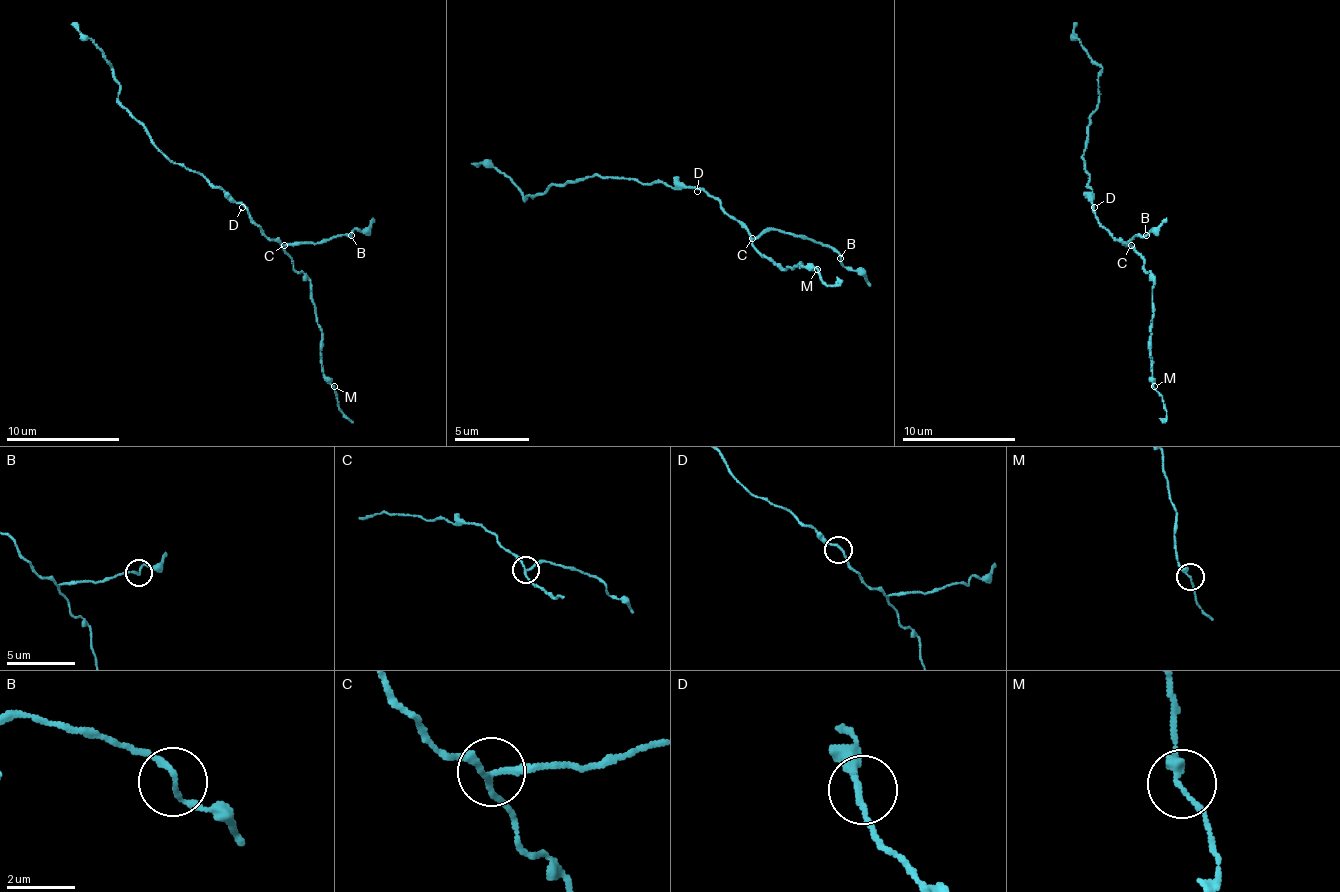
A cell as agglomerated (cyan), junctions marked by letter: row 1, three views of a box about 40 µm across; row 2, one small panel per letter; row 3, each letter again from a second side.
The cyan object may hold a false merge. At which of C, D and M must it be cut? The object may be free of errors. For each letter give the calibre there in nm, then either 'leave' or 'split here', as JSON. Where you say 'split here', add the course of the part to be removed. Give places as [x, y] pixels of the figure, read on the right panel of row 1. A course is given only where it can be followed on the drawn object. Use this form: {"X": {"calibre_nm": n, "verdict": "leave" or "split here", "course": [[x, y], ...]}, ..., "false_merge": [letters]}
{"C": {"calibre_nm": 150, "verdict": "split here", "course": [[1131, 244], [1123, 244], [1134, 235], [1154, 230], [1165, 218]]}, "D": {"calibre_nm": 150, "verdict": "leave"}, "M": {"calibre_nm": 240, "verdict": "leave"}, "false_merge": ["C"]}

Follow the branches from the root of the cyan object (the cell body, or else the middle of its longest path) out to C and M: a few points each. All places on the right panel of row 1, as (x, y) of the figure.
C: (1091, 210), (1094, 218), (1114, 238), (1131, 244)
M: (1091, 210), (1094, 218), (1114, 238), (1120, 238), (1134, 250), (1154, 281), (1151, 289), (1151, 383), (1154, 386)

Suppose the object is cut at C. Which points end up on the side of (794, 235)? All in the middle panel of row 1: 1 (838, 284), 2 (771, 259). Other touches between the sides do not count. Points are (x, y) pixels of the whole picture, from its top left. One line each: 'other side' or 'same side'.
1: other side
2: other side

